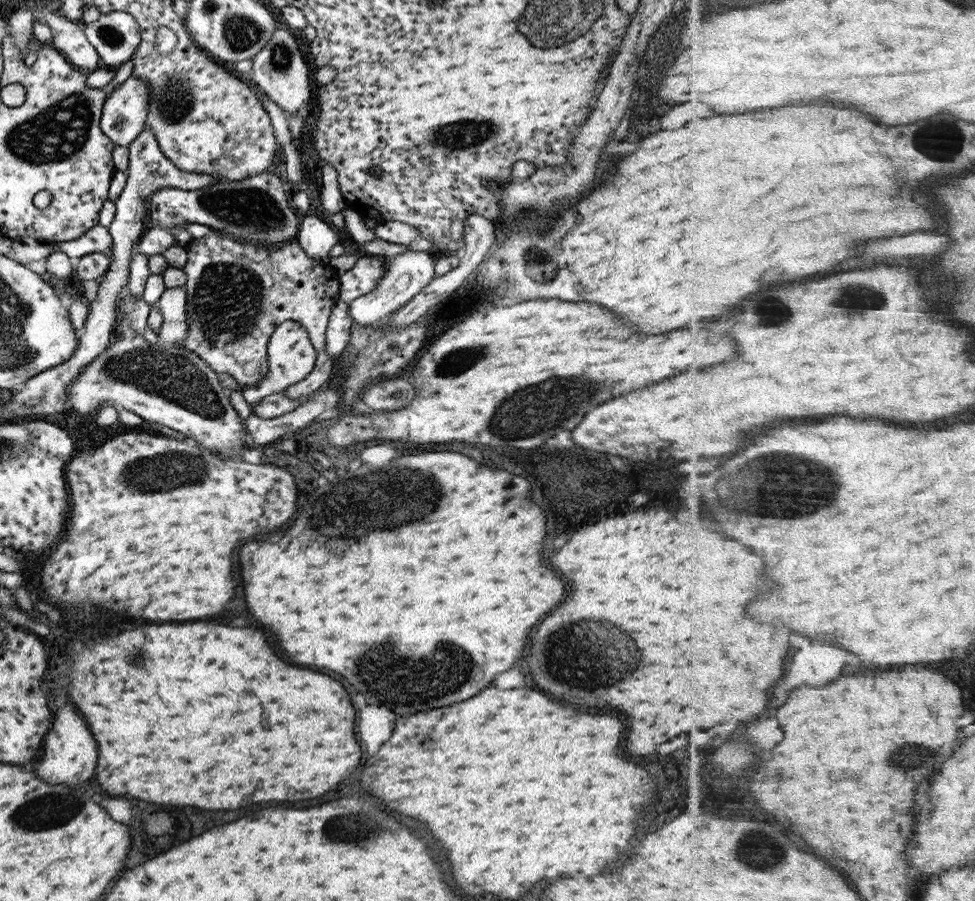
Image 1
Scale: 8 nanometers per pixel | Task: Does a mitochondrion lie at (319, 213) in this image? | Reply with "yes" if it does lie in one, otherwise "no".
no

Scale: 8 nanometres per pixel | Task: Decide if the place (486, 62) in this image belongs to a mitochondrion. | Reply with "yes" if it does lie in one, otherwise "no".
no

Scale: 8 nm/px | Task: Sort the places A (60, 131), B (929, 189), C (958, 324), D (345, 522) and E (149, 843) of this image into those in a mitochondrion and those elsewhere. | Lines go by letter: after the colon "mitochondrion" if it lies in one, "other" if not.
A: mitochondrion
B: other
C: other
D: mitochondrion
E: other

